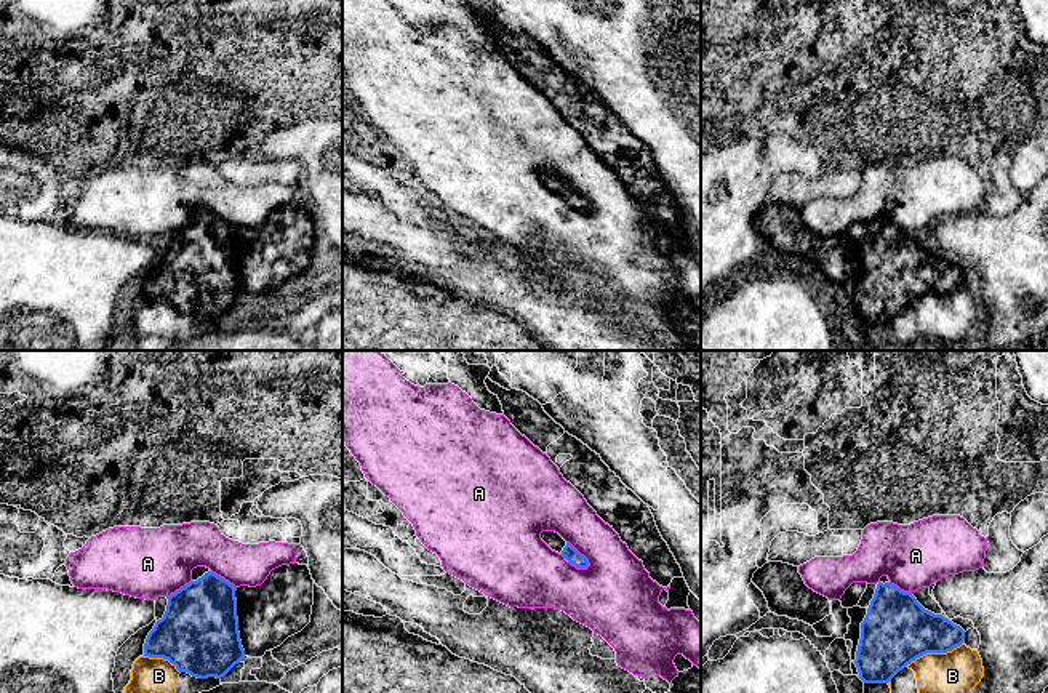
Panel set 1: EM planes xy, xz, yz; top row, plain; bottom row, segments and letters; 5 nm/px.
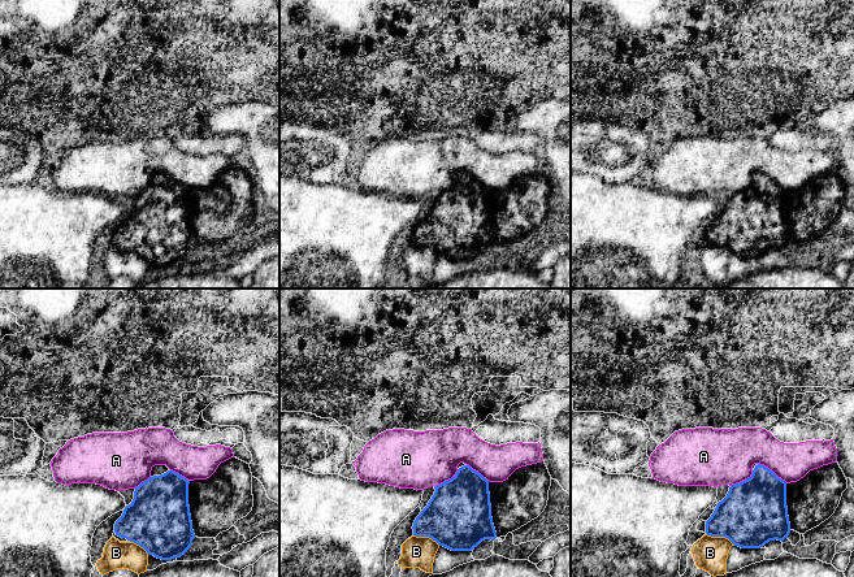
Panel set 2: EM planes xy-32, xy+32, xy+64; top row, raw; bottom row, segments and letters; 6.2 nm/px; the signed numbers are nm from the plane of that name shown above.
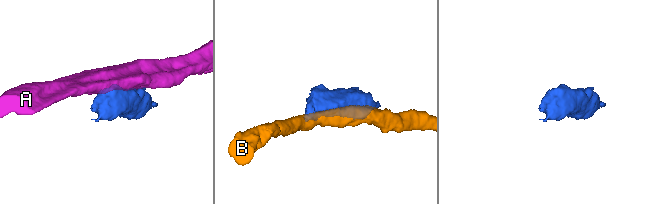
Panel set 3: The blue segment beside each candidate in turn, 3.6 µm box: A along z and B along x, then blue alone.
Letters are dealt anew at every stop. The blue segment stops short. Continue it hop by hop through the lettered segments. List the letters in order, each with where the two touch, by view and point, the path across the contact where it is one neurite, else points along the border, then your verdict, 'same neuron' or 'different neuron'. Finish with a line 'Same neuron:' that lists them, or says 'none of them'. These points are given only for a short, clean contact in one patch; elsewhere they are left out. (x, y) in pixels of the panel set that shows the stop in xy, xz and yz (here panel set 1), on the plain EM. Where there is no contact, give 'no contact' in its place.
A: contact xz (580, 196); different neuron
B: contact yz (933, 293); different neuron
Same neuron: none of them

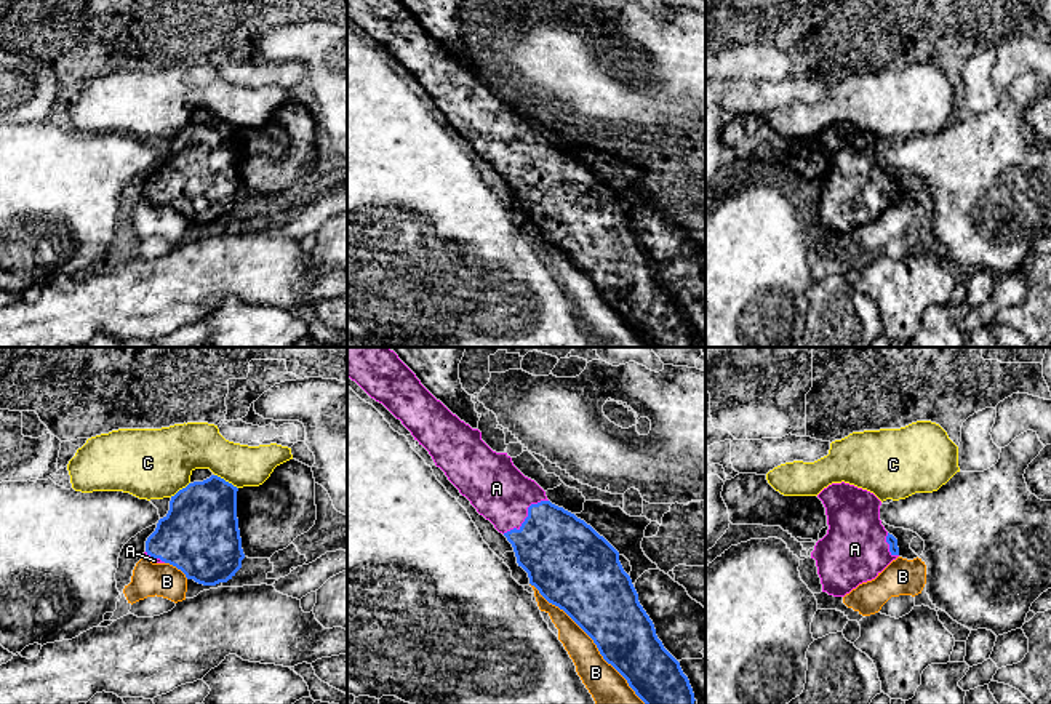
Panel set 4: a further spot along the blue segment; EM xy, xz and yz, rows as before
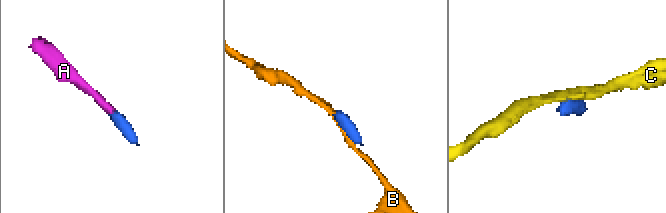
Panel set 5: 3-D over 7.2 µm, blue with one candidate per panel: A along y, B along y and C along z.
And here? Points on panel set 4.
A: contact xz (528, 157); same neuron
B: contact xz (594, 284); different neuron
C: contact xy (224, 122); different neuron
Same neuron: A

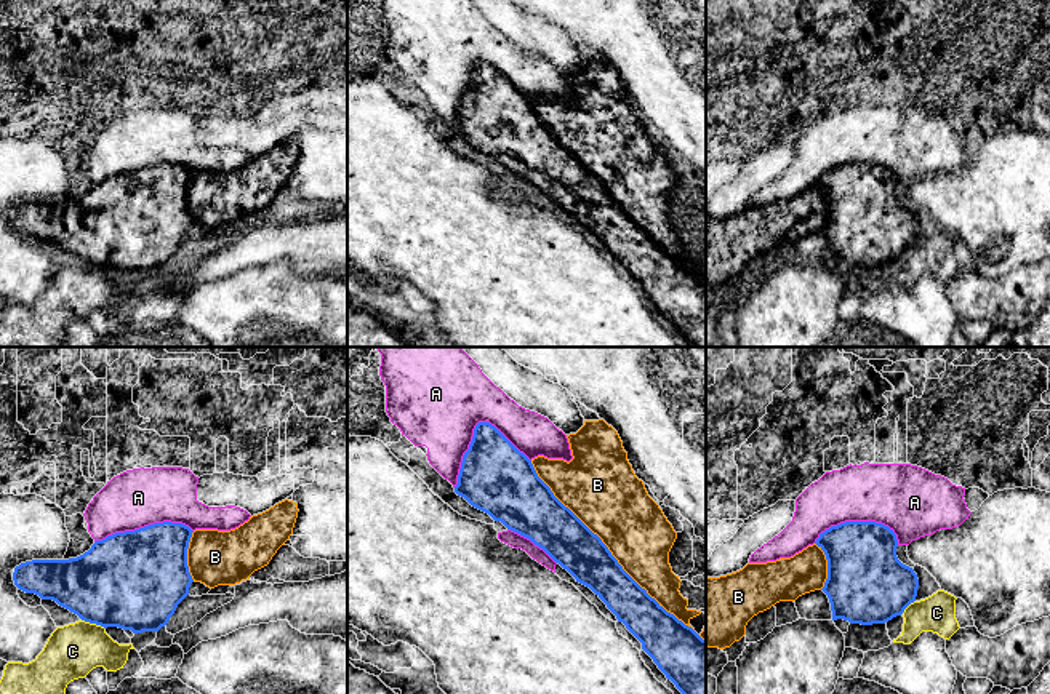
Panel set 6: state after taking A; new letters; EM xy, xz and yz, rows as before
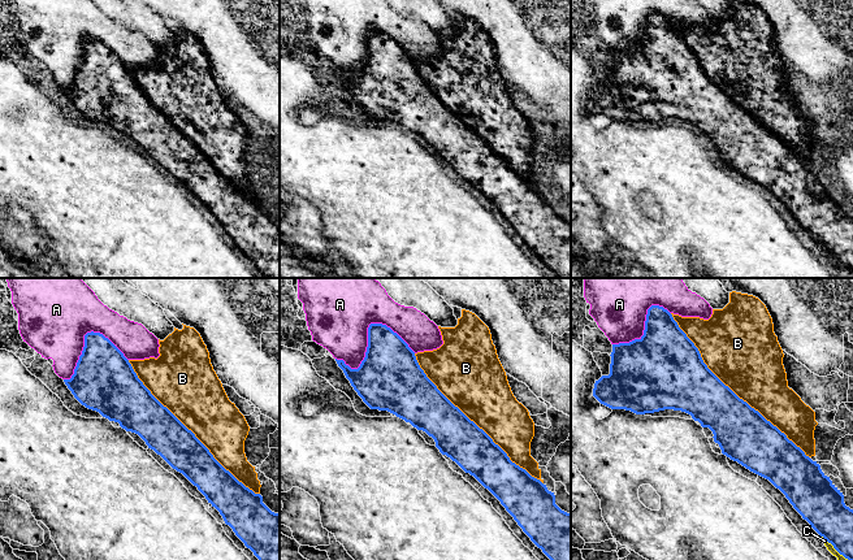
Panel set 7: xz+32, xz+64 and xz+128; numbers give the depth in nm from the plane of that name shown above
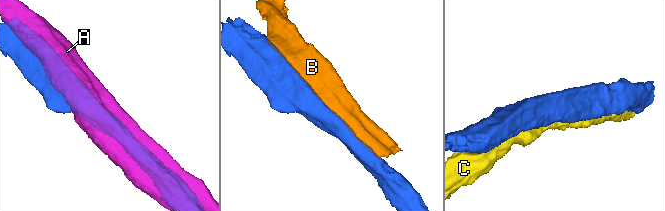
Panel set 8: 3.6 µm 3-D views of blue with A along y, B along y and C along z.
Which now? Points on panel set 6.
A: contact xz (474, 71); different neuron
B: contact xz (607, 191); different neuron
C: contact xy (93, 264); different neuron
Same neuron: none of them

